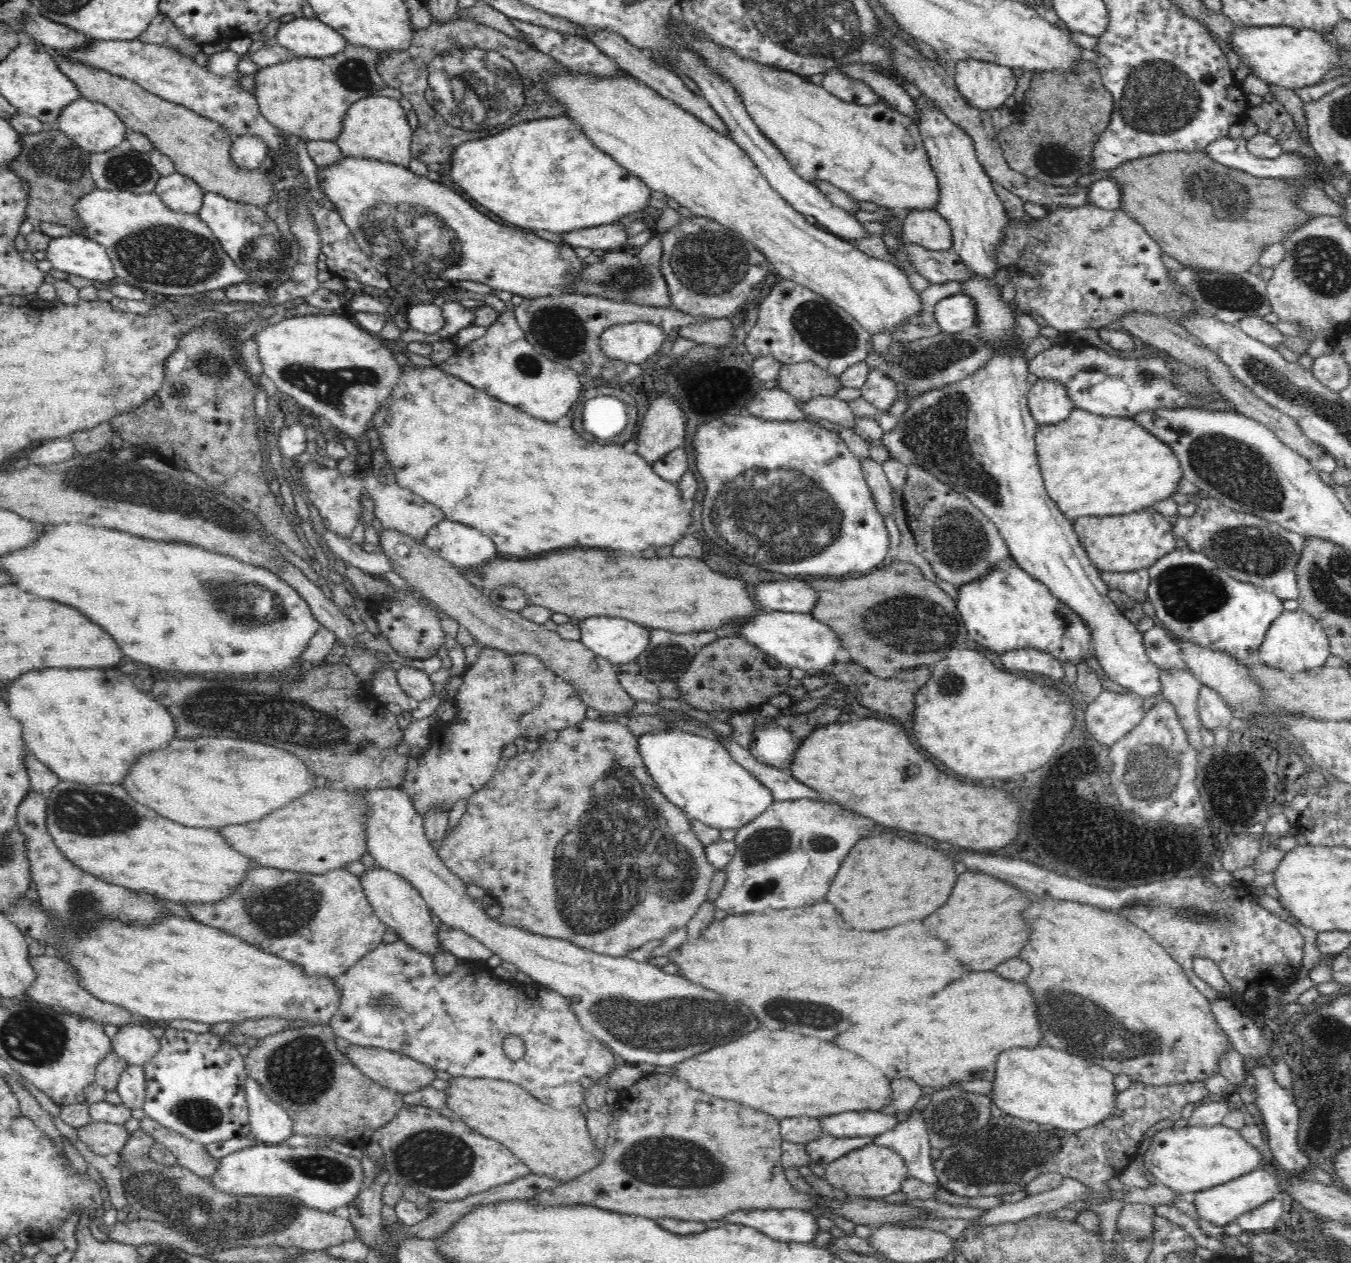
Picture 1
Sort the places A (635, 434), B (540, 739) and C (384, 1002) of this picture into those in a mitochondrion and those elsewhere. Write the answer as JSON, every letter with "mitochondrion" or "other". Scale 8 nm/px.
{"A":"other","B":"other","C":"mitochondrion"}

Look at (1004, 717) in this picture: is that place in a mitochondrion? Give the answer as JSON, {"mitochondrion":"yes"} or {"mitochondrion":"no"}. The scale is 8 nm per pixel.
{"mitochondrion":"no"}

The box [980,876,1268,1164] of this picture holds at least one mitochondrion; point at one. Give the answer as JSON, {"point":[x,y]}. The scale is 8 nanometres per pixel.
{"point":[1074,1019]}

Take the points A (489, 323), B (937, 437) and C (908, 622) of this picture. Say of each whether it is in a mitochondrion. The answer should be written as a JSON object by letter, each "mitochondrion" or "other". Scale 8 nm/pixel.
{"A":"other","B":"mitochondrion","C":"mitochondrion"}

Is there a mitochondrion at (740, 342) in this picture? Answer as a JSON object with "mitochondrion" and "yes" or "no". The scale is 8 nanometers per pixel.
{"mitochondrion":"no"}

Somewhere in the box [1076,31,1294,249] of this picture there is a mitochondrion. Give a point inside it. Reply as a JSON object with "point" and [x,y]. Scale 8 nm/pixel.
{"point":[1158,97]}

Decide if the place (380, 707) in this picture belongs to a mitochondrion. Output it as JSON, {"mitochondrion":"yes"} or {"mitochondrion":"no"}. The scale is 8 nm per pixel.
{"mitochondrion":"no"}

